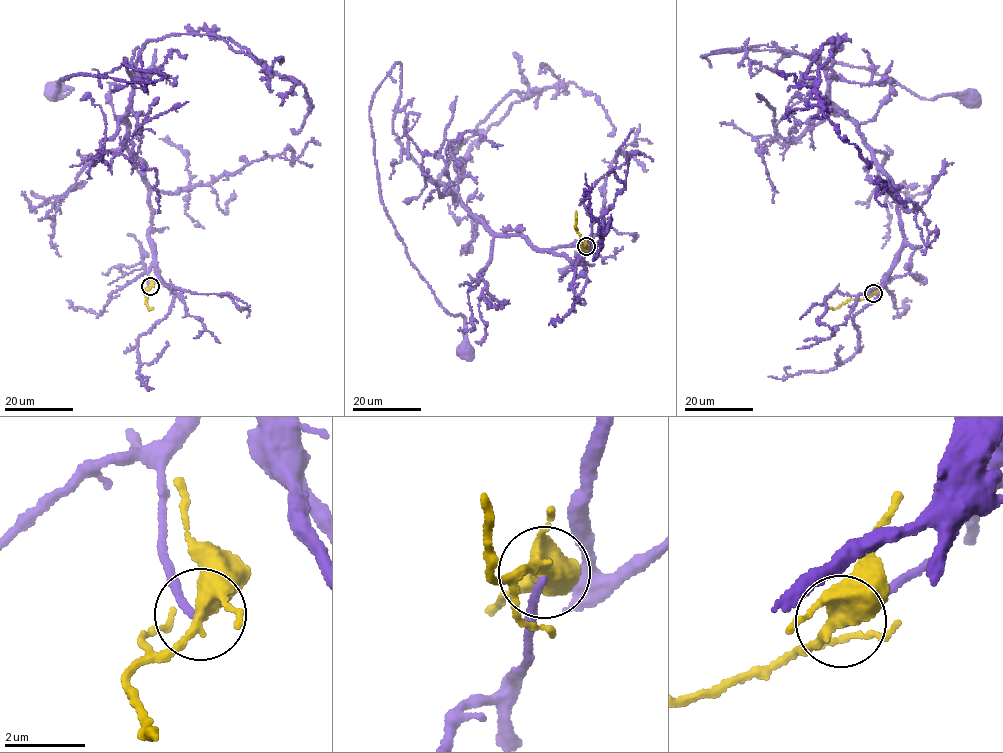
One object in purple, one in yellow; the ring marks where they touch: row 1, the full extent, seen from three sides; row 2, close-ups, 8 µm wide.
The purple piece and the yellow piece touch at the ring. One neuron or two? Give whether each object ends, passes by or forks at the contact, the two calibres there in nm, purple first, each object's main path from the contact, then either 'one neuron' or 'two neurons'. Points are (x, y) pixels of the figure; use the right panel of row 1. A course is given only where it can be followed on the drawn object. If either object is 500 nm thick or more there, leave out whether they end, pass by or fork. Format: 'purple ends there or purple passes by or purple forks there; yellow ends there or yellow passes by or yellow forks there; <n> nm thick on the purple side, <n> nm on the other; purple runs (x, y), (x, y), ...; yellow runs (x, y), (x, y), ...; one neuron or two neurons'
purple ends there; yellow forks there; 180 nm thick on the purple side, 360 nm on the other; purple runs (874, 293), (903, 245), (897, 190), (825, 70), (760, 45), (701, 56), (786, 50), (921, 98), (971, 96); yellow runs (874, 293), (860, 300), (851, 299), (835, 308), (829, 307); one neuron

